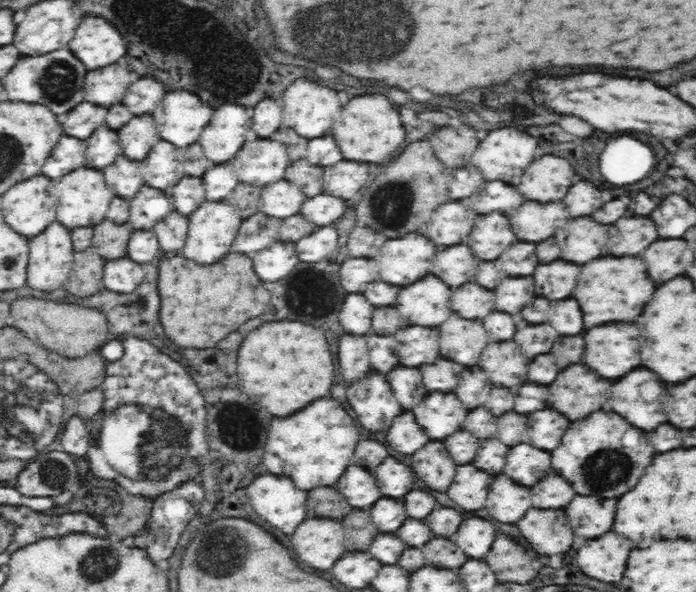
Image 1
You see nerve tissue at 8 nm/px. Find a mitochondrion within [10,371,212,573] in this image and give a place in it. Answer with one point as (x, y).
(158, 451)

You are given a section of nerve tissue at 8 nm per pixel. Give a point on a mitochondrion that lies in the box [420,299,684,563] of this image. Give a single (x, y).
(609, 467)

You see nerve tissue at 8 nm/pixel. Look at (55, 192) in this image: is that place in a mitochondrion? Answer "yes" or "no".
no

